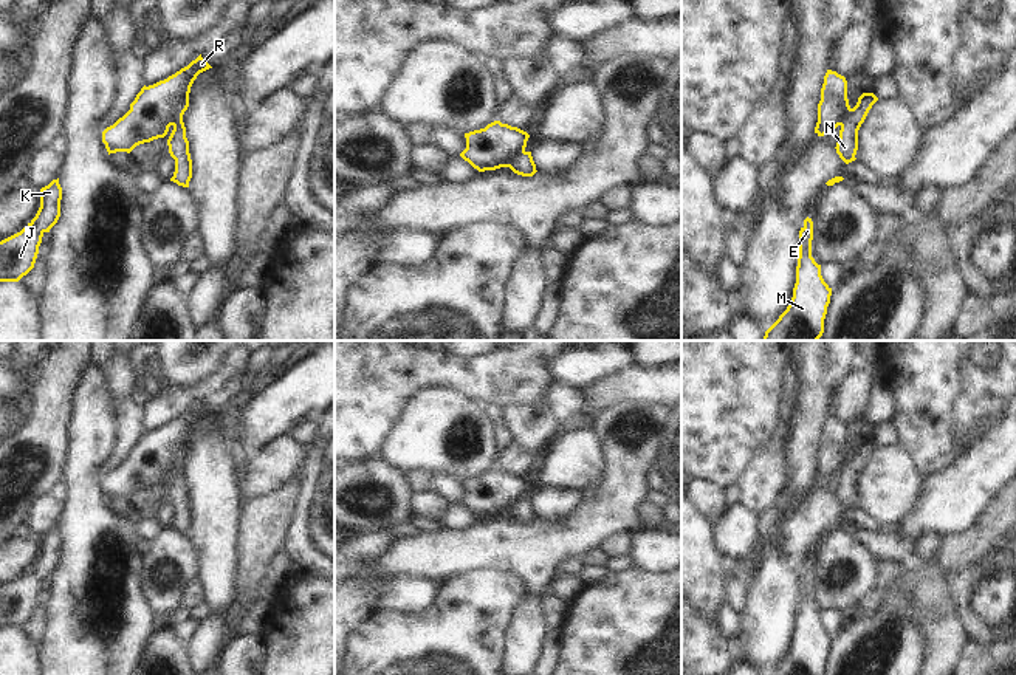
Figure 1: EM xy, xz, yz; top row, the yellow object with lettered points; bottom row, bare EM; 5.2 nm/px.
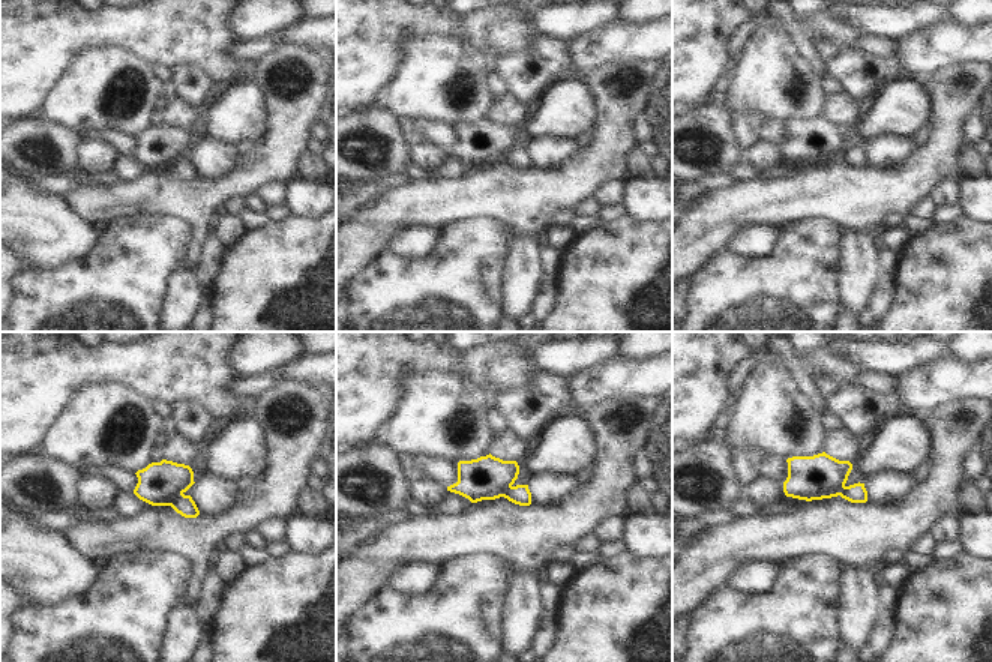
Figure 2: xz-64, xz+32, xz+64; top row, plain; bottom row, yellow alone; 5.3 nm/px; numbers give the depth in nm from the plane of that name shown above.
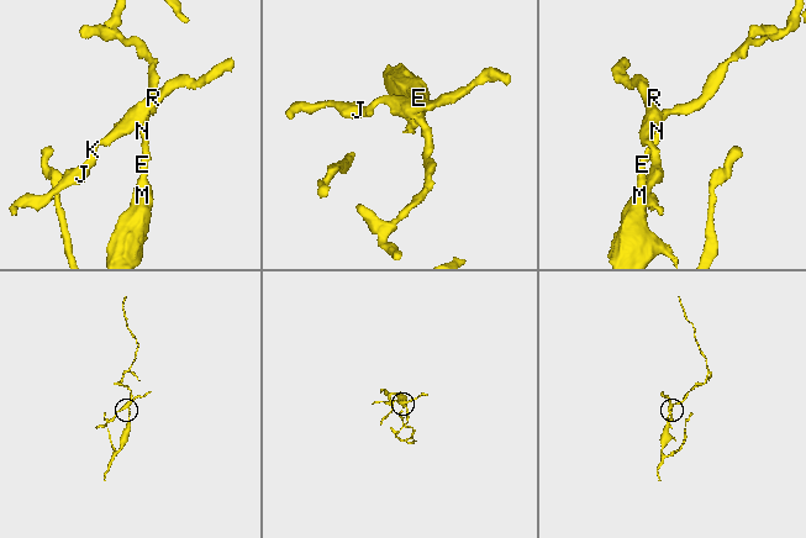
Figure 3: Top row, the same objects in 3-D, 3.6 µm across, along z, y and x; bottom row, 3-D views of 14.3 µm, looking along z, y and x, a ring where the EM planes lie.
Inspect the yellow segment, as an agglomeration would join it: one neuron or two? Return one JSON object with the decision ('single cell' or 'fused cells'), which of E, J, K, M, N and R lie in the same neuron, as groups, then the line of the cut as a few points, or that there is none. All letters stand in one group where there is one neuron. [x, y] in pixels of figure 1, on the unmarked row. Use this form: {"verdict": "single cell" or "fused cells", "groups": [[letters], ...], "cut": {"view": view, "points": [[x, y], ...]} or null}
{"verdict": "fused cells", "groups": [["E", "M", "N"], ["J", "K", "R"]], "cut": {"view": "xz", "points": [[524, 497], [507, 513]]}}

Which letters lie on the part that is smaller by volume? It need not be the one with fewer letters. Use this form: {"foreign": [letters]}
{"foreign": ["J", "K", "R"]}

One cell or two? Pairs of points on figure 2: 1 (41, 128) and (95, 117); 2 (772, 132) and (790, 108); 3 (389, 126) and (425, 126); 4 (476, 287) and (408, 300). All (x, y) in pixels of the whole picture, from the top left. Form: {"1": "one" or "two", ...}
{"1": "two", "2": "two", "3": "two", "4": "one"}

